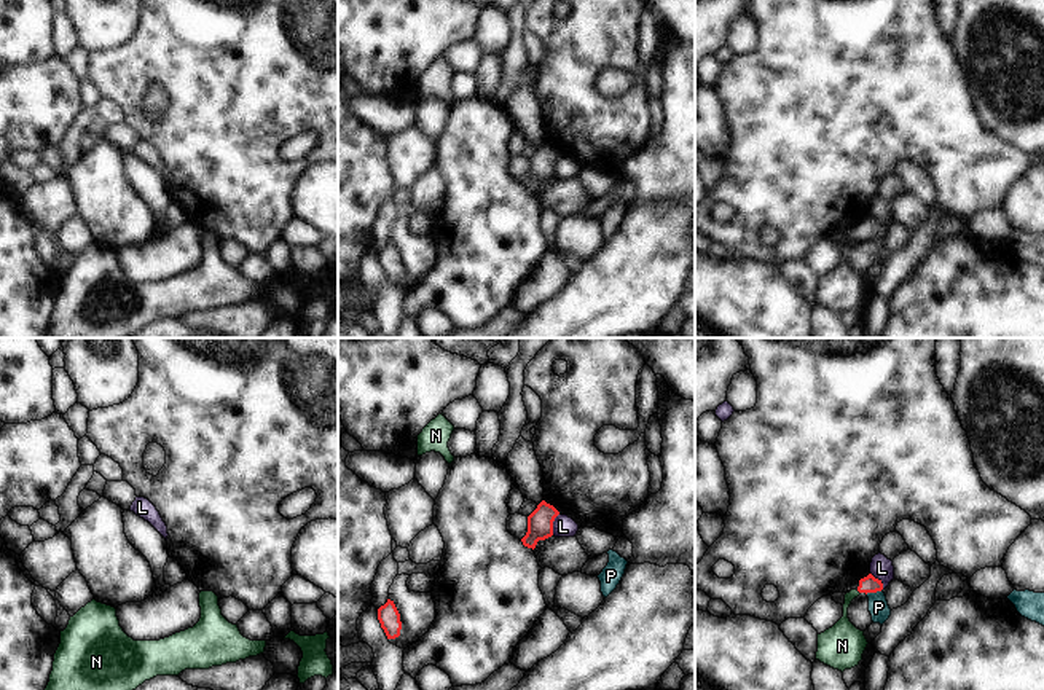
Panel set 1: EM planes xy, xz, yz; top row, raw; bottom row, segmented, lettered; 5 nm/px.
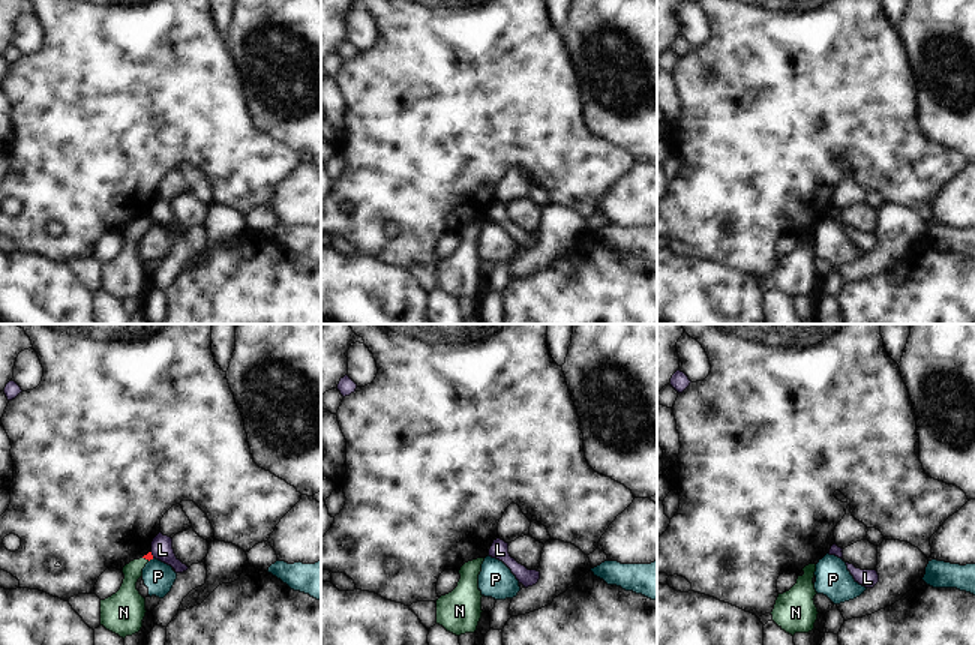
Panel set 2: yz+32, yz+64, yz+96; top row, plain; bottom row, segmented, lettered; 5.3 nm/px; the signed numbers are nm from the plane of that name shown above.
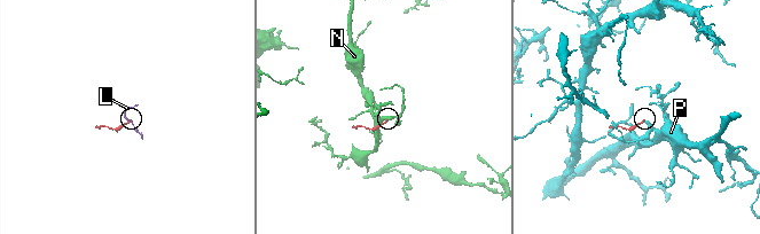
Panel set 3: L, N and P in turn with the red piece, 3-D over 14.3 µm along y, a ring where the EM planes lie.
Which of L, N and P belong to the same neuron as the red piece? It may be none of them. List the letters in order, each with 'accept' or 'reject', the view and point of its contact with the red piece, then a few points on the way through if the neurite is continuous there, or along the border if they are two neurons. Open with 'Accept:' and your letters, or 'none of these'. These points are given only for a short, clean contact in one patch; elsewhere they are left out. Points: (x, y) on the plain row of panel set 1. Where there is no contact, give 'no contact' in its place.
Accept: N
L: reject | xz (552, 168) | along xz (558, 156), (552, 177)
N: accept | no contact
P: reject | yz (874, 235) | along yz (882, 231), (866, 236)

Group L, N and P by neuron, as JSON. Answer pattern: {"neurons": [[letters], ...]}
{"neurons": [["L"], ["N"], ["P"]]}

